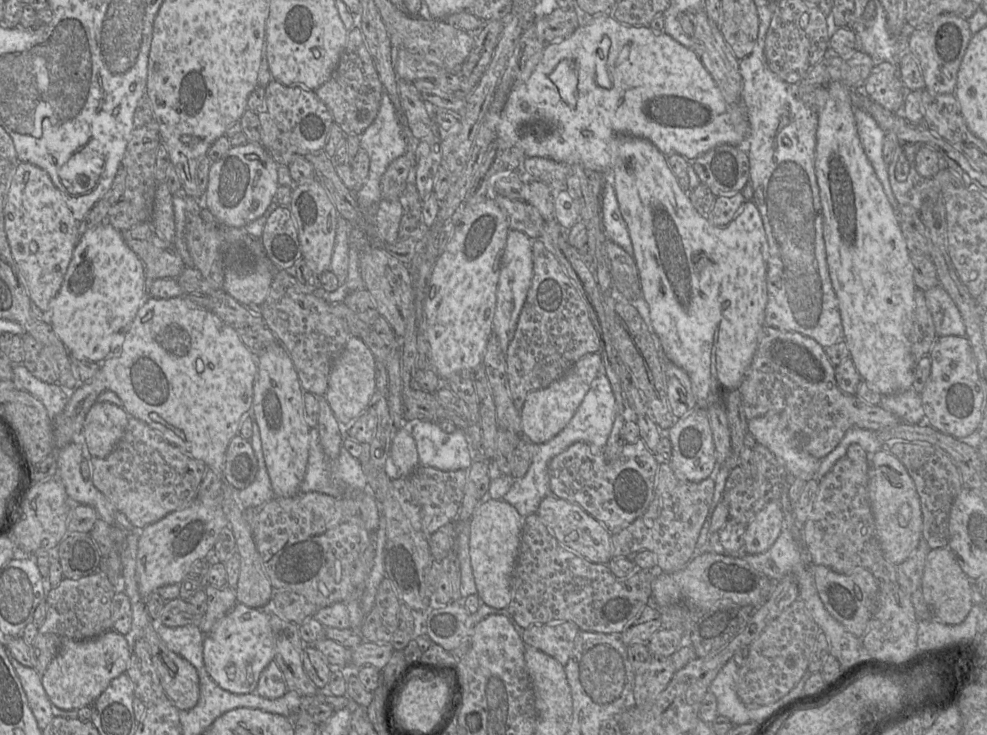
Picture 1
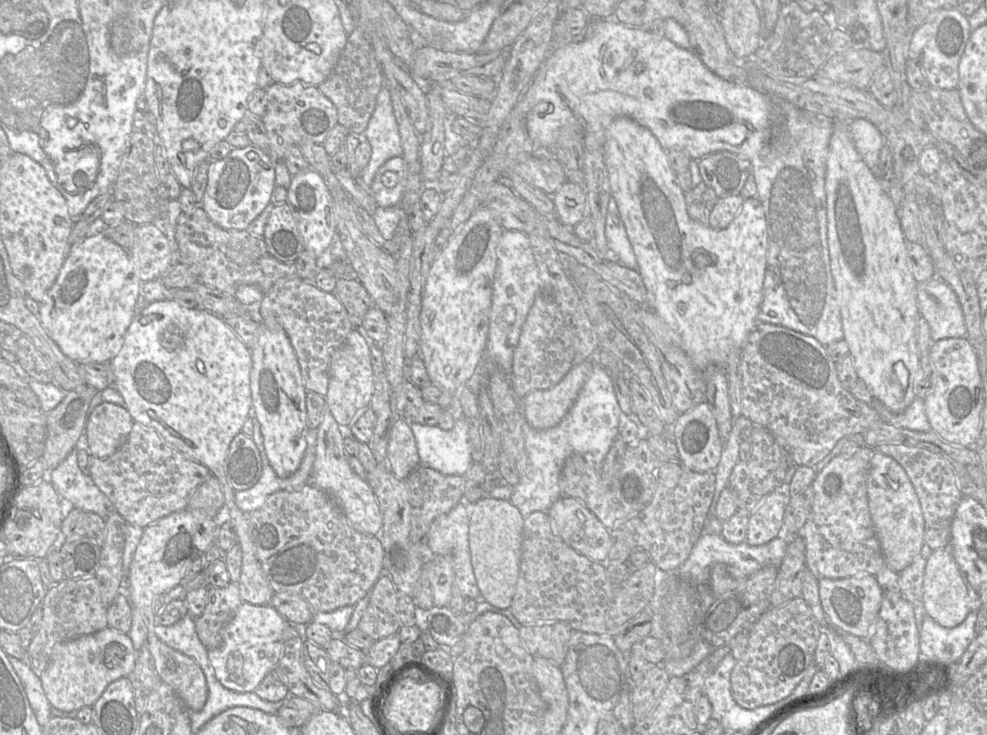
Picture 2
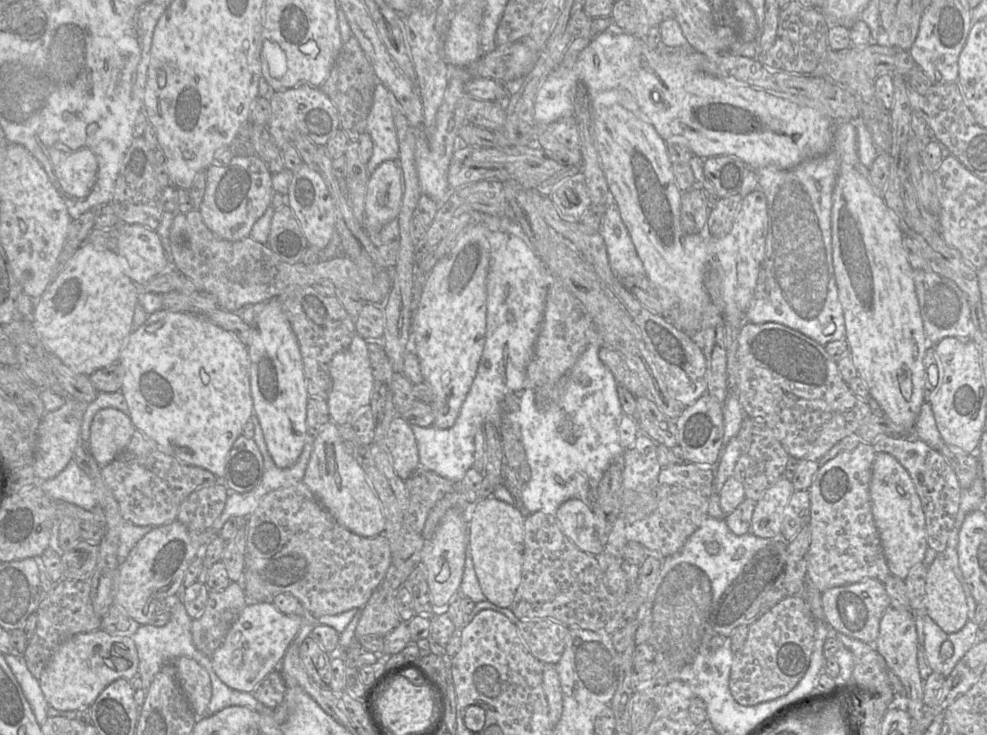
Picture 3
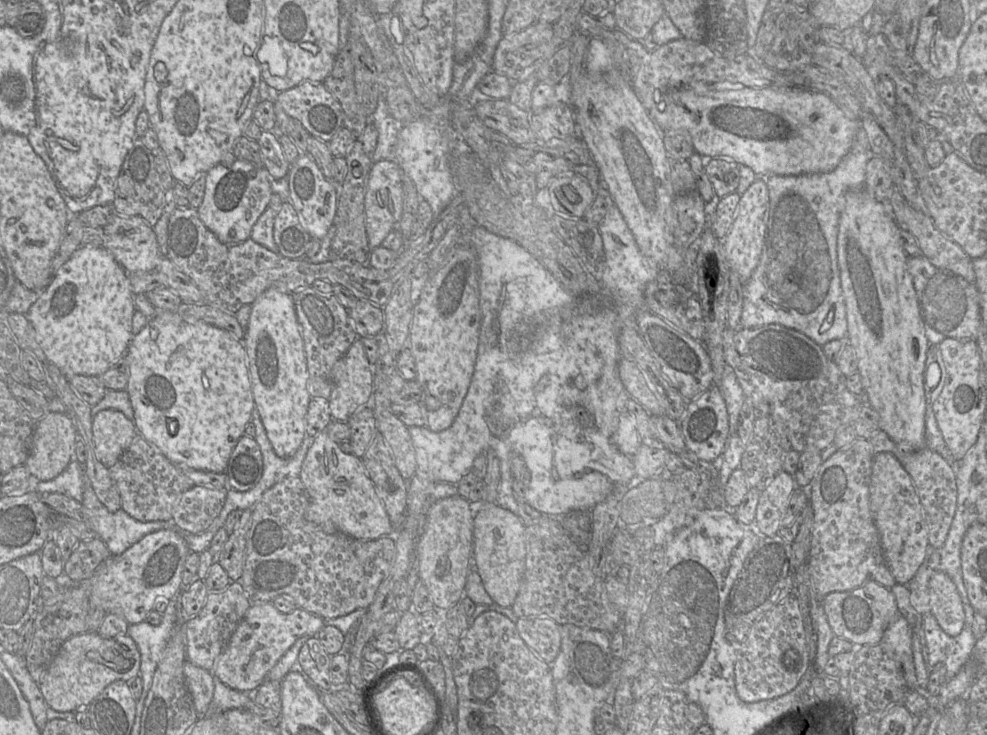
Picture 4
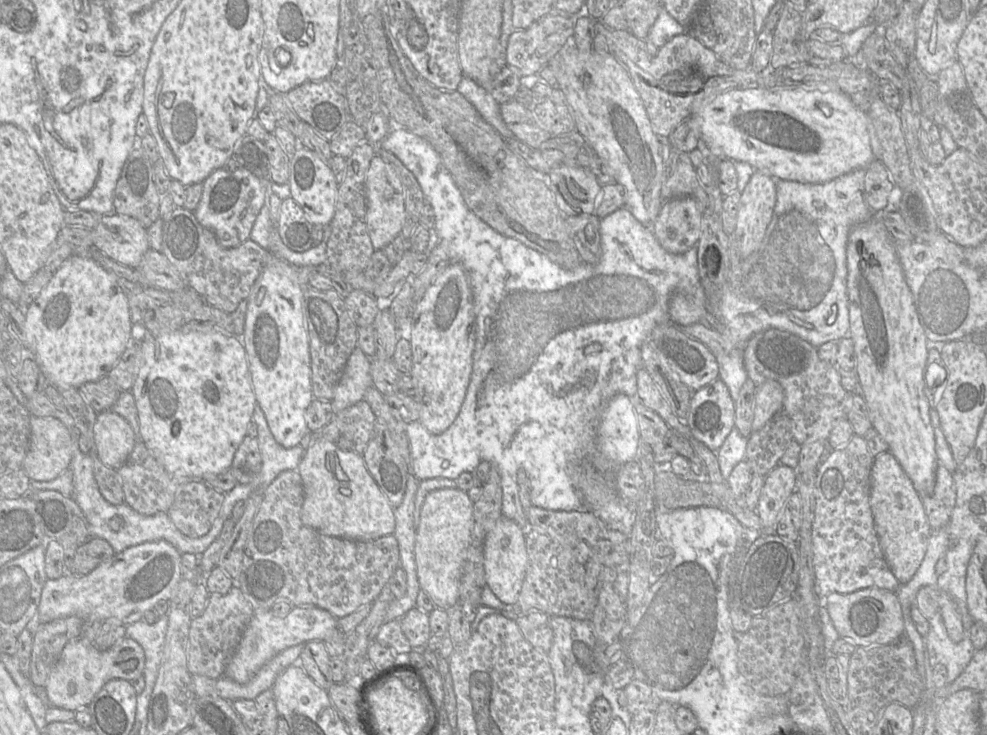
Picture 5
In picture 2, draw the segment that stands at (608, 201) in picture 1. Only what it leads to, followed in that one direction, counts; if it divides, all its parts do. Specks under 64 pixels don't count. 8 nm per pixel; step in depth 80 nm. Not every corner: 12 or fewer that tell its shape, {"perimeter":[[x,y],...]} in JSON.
{"perimeter":[[618,206],[607,207],[605,237],[616,261],[637,270]]}

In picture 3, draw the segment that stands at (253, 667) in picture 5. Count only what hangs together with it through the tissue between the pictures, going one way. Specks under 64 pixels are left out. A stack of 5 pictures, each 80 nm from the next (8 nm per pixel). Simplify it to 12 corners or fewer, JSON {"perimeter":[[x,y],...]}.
{"perimeter":[[271,600],[249,602],[210,658],[253,692],[302,623]]}

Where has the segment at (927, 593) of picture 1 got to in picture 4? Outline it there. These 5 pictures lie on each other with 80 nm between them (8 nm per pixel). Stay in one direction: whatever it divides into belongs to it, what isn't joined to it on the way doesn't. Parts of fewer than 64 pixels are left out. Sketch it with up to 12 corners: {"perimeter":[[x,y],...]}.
{"perimeter":[[950,577],[929,580],[930,613],[950,637],[965,625],[961,598]]}

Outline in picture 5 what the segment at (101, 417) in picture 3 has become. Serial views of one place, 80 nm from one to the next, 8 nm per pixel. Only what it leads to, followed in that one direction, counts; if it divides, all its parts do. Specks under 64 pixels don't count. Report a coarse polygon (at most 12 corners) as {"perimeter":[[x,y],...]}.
{"perimeter":[[112,410],[98,413],[100,461],[115,470],[136,443],[131,425]]}

